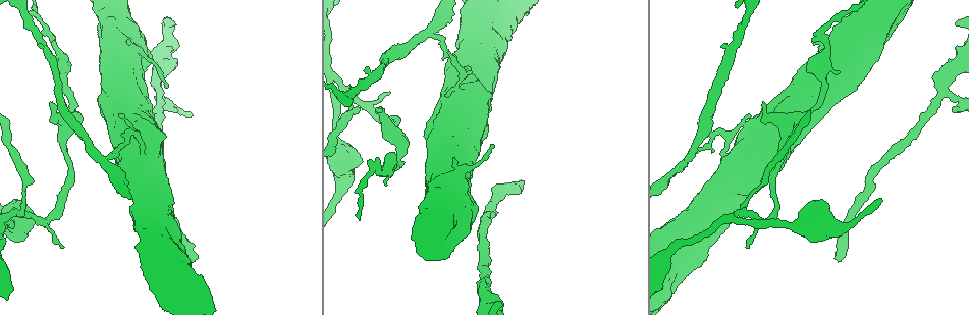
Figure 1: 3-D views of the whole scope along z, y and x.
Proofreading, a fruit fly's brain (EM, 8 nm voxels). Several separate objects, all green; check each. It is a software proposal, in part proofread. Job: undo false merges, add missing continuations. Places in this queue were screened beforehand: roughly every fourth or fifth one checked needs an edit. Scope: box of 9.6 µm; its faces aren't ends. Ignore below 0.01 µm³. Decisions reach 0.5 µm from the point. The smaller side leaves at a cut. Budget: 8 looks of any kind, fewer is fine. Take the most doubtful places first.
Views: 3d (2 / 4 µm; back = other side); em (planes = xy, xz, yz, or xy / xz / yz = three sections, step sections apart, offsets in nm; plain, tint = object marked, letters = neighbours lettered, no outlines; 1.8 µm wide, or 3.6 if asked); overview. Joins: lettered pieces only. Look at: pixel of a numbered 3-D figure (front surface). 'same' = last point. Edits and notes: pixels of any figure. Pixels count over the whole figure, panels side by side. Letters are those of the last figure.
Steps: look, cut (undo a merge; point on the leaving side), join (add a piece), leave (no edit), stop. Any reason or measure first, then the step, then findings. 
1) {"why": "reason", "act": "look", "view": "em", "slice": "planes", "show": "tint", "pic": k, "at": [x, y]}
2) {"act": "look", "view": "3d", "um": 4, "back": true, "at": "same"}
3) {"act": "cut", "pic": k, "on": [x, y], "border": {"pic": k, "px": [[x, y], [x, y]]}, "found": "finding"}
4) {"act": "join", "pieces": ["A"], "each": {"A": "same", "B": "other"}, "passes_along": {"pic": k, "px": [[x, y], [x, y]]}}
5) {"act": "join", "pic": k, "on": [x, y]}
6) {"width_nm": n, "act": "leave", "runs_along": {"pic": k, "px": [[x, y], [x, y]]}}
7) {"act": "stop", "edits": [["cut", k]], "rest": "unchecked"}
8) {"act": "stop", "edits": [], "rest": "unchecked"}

{"why": "four arms meet", "act": "look", "view": "em", "slice": "planes", "show": "letters", "pic": 1, "at": [430, 35]}

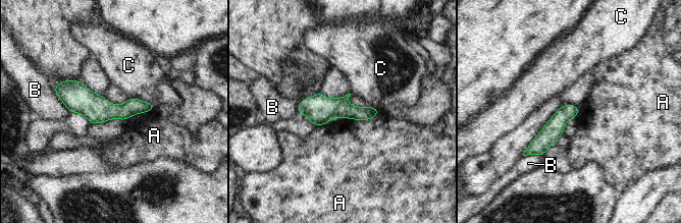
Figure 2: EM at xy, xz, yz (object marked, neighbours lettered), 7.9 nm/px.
{"act": "leave", "each": {"A": "other", "B": "other", "C": "other"}, "runs_along": {"pic": 2, "px": [[57, 89], [99, 110], [150, 107]]}, "found": "one neuron here"}

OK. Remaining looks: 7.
{"why": "sharp bend", "act": "look", "view": "em", "slice": "planes", "show": "tint", "pic": 1, "at": [20, 210]}

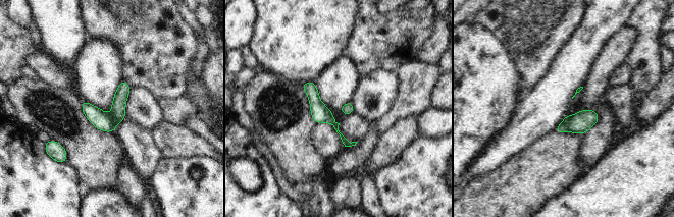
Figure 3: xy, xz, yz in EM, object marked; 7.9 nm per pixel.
{"why": "see the neighbours", "act": "look", "view": "em", "slice": "planes", "show": "letters", "at": "same"}

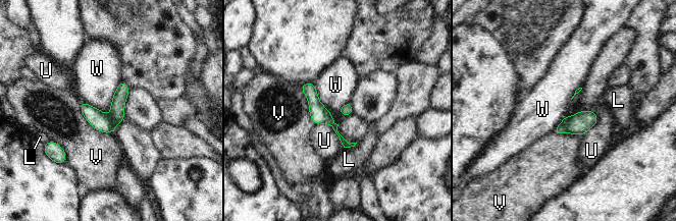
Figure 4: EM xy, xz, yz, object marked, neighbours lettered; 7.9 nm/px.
{"width_nm": 140, "act": "cut", "pic": 4, "on": [119, 98], "each": {"L": "other", "U": "other", "V": "other", "W": "other"}, "border": {"pic": 4, "px": [[109, 116], [114, 126]]}, "found": "a second neuron is stuck on"}

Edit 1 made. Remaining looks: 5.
{"act": "look", "view": "overview"}

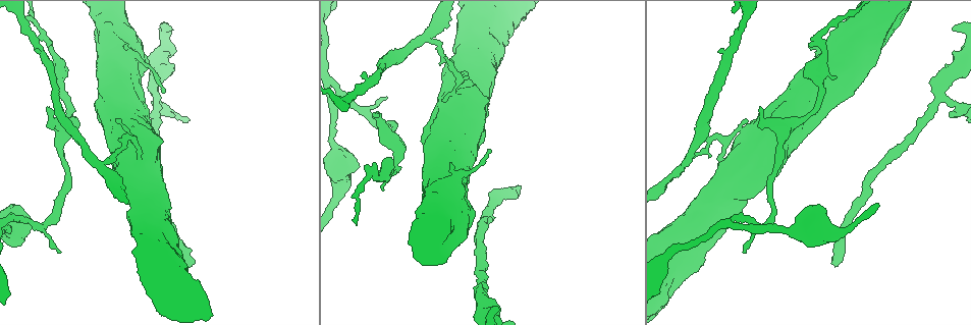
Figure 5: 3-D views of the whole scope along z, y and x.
{"why": "branch stops here", "act": "look", "view": "3d", "um": 2, "pic": 5, "at": [491, 150]}

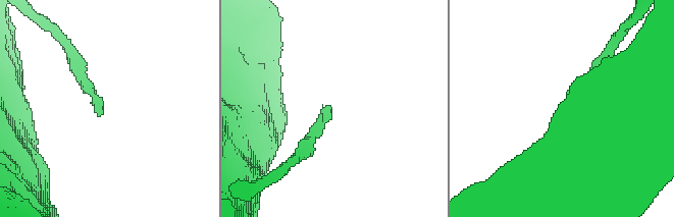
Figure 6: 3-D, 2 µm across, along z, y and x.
{"why": "now the EM", "act": "look", "view": "em", "slice": "yz", "step": 4, "show": "letters", "pic": 6, "at": [330, 109]}

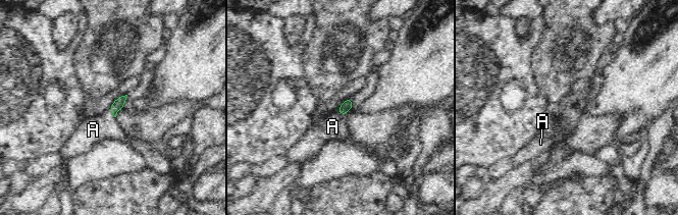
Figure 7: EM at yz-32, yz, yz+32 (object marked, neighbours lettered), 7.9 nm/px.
{"act": "look", "view": "em", "slice": "planes", "show": "letters", "at": "same"}

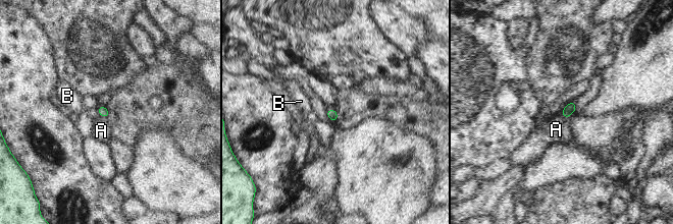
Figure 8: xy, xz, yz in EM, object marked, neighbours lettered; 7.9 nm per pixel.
{"longest_contact_nm": ["A", 90], "act": "join", "pieces": ["A"], "each": {"A": "same", "B": "other"}, "passes_along": {"pic": 8, "px": [[102, 111], [103, 116], [101, 130]]}, "found": "the neuron continues"}

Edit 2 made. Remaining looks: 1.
{"act": "stop", "edits": [["cut", 4], ["join", 8]], "rest": "unchecked"}

